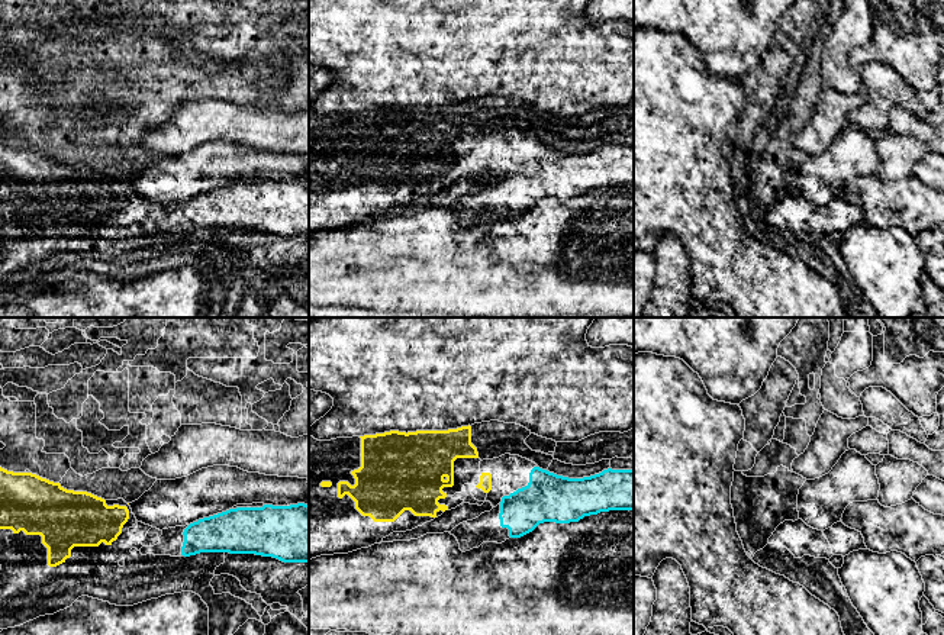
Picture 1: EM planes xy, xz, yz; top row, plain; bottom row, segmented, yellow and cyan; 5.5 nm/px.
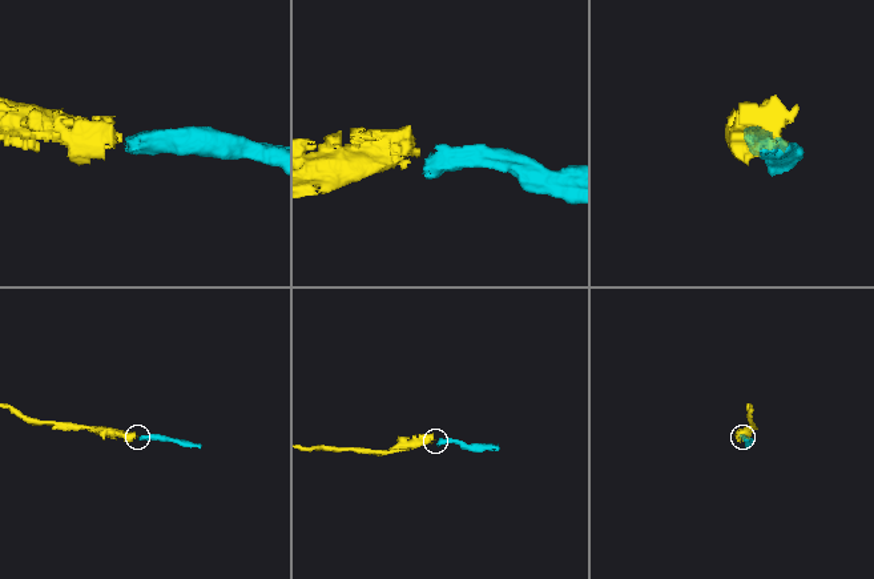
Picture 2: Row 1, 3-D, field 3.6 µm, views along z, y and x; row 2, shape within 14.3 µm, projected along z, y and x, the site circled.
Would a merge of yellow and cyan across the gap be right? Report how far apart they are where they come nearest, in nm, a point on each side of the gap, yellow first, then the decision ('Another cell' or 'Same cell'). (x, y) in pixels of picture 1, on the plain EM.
Distance 80 nm. Across: xz (490, 164), (502, 173). Same cell

